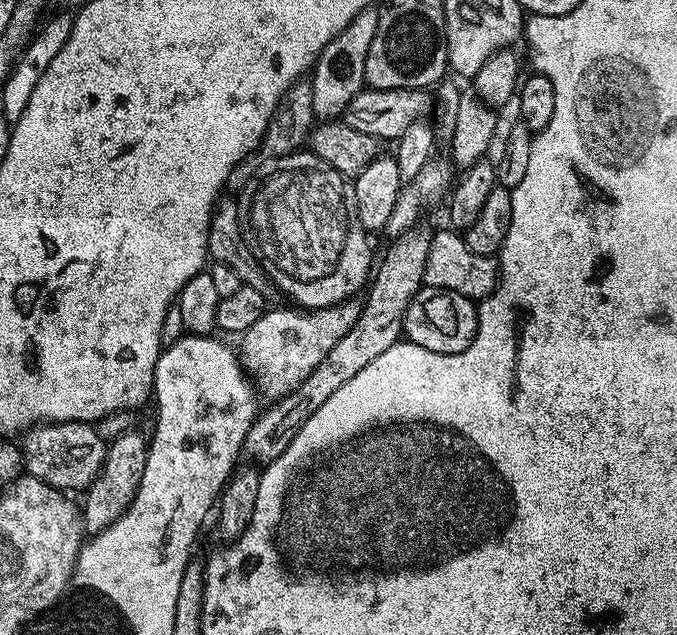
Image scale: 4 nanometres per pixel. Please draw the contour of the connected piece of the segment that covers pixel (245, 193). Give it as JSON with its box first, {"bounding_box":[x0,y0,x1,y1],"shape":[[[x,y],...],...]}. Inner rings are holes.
{"bounding_box":[238,162,374,310],"shape":[[[323,162],[311,163],[305,168],[278,169],[273,176],[261,182],[260,189],[253,196],[251,187],[243,188],[238,194],[240,222],[246,226],[247,239],[261,268],[273,285],[293,296],[297,300],[295,303],[304,310],[329,308],[331,304],[343,304],[355,297],[356,291],[369,283],[374,268],[369,237],[358,218],[355,183],[334,170],[334,166]]]}

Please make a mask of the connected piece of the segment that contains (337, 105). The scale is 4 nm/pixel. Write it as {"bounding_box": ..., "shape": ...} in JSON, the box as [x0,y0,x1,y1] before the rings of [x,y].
{"bounding_box":[310,7,379,122],"shape":[[[379,7],[363,8],[354,18],[354,22],[350,22],[350,26],[342,30],[342,34],[334,37],[317,58],[310,73],[310,83],[314,94],[312,115],[317,121],[332,122],[343,117],[348,103],[365,87],[366,54],[370,50],[370,42],[374,42],[379,17]]]}

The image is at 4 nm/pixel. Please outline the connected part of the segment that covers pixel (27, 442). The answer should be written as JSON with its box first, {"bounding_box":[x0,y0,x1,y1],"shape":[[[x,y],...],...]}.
{"bounding_box":[23,422,106,490],"shape":[[[88,422],[41,424],[23,433],[24,472],[61,490],[87,490],[103,466],[106,440]]]}

